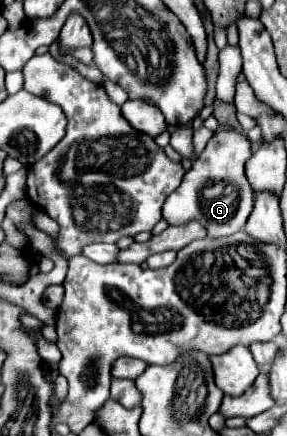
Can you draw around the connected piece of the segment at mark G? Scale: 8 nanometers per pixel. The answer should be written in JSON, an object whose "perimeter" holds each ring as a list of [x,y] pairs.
{"perimeter":[[[235,128],[215,132],[213,138],[207,142],[205,150],[193,162],[191,170],[185,172],[181,186],[175,192],[171,192],[169,198],[165,200],[163,218],[171,226],[197,220],[207,228],[211,238],[231,236],[233,232],[237,232],[245,224],[253,208],[253,188],[245,176],[245,160],[249,156],[251,142],[245,134],[237,132]]]}

